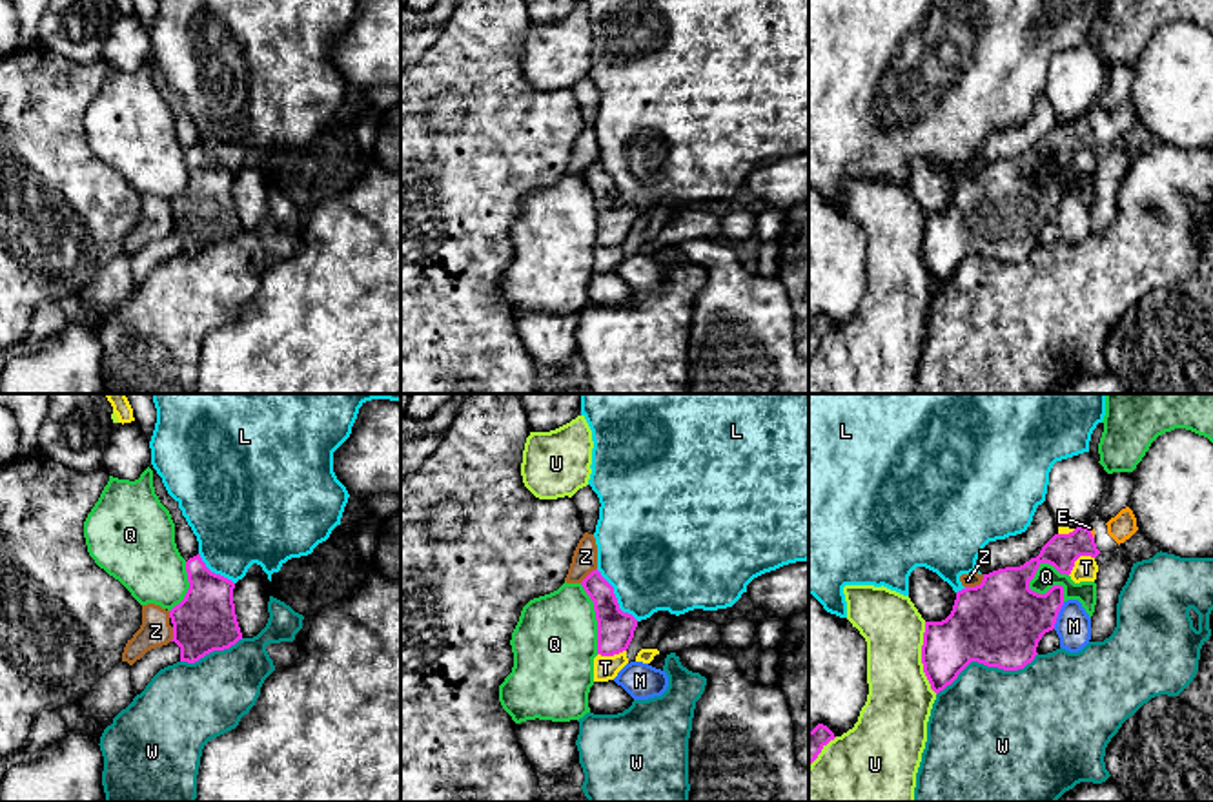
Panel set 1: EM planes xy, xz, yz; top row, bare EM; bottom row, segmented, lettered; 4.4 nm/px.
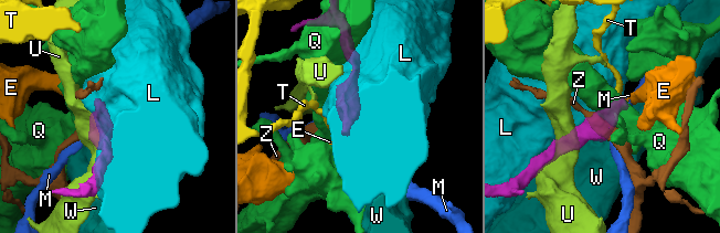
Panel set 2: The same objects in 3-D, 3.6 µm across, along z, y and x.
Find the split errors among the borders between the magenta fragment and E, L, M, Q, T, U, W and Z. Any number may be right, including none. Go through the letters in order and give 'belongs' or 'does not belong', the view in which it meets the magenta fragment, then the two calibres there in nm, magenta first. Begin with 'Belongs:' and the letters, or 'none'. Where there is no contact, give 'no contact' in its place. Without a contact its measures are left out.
Belongs: E
E: belongs | yz | 150/20 nm
L: does not belong | xz | 160/460 nm
M: does not belong | yz | 380/160 nm
Q: does not belong | yz | 380/100 nm
T: does not belong | yz | 150/100 nm
U: does not belong | yz | 260/280 nm
W: does not belong | yz | 380/480 nm
Z: does not belong | yz | 380/60 nm

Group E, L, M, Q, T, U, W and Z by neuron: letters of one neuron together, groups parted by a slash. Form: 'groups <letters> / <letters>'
groups E / L / M / Q / T / U / W / Z

